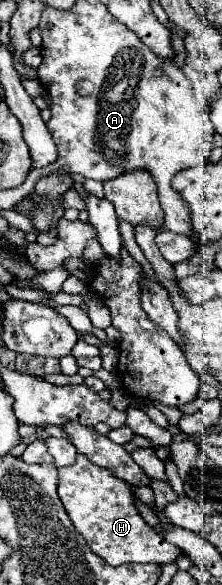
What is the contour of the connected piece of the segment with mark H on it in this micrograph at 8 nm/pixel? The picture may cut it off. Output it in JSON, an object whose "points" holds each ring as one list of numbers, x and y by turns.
{"points":[[78,454,76,464,68,468,58,468,58,496,74,528,84,536,90,550,110,566,120,566,128,562,152,562,158,566,174,564,176,558,182,554,180,548,168,544,162,534,158,534,142,520,134,504,132,486,110,474,112,472,94,466,82,454]]}

